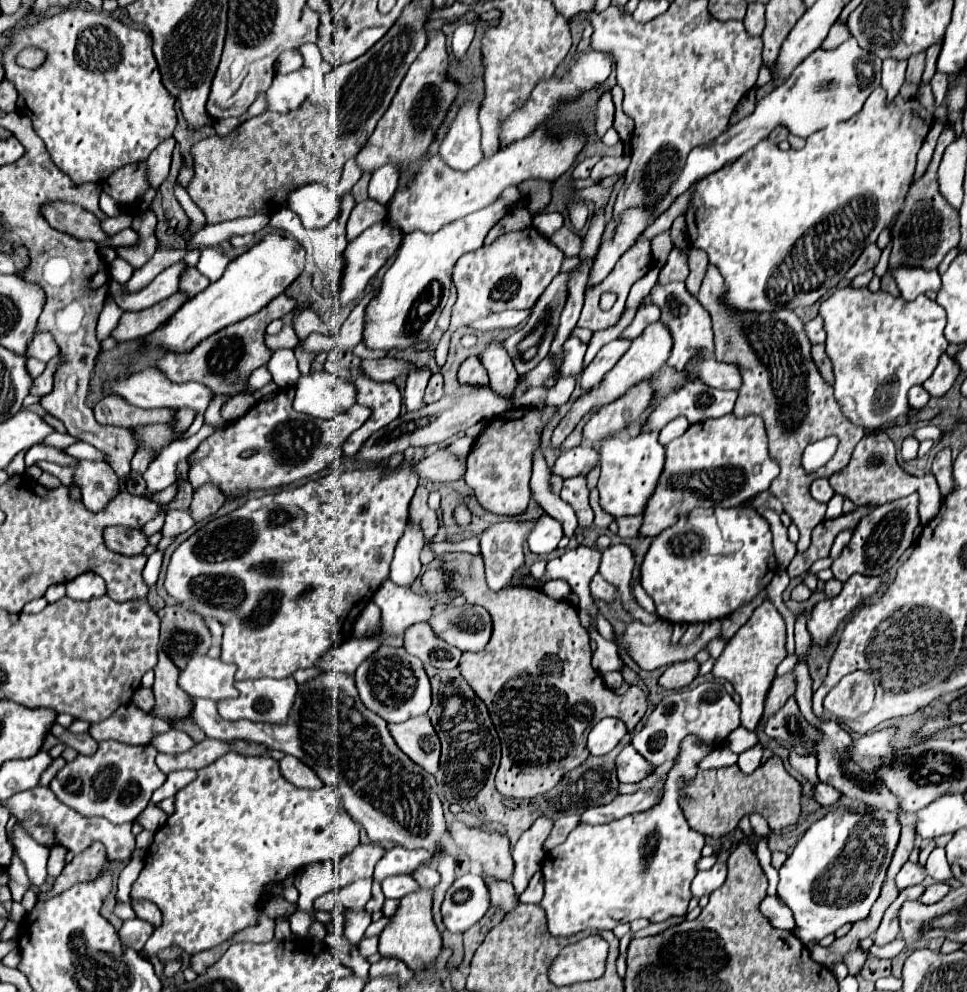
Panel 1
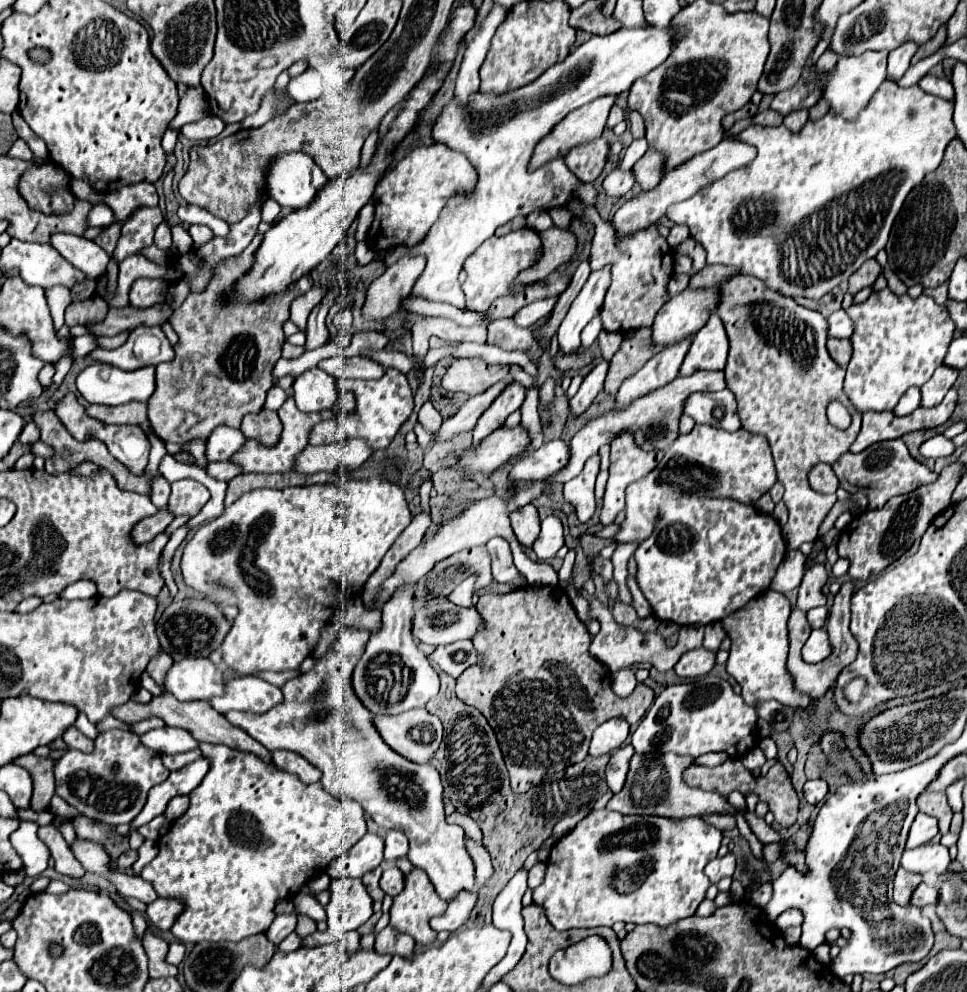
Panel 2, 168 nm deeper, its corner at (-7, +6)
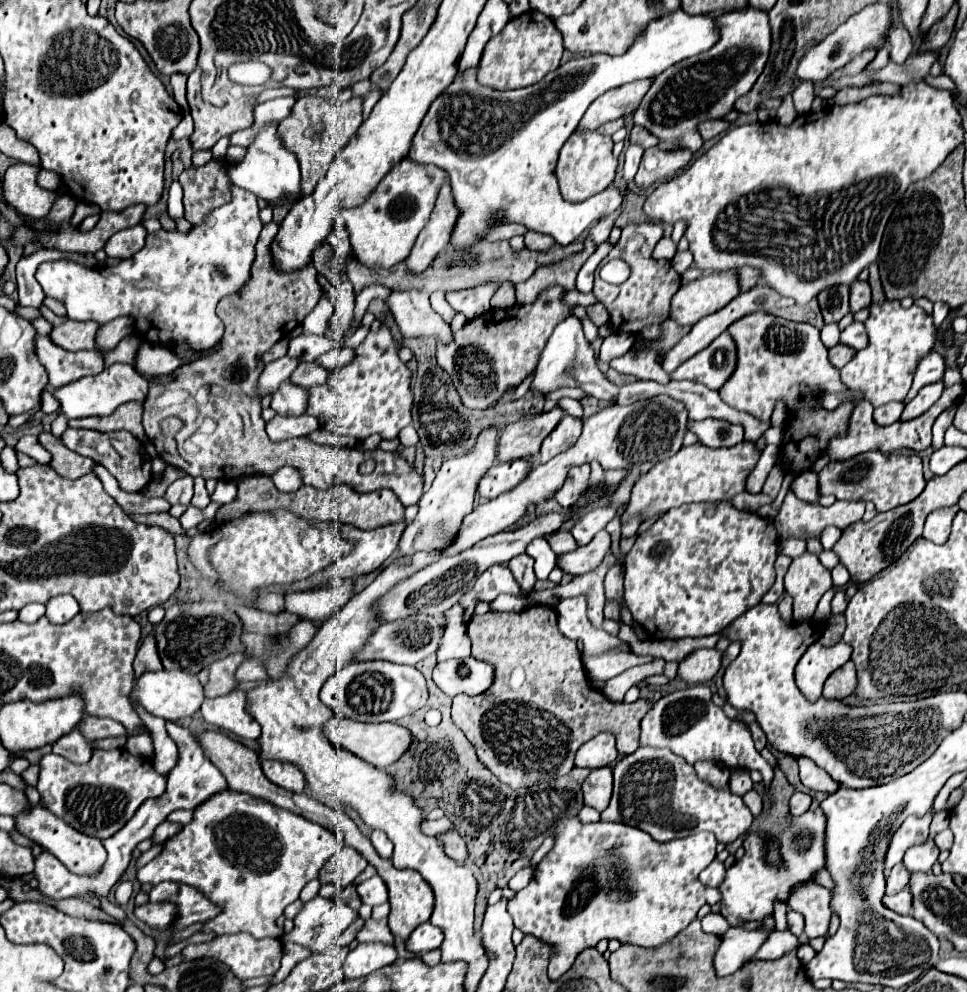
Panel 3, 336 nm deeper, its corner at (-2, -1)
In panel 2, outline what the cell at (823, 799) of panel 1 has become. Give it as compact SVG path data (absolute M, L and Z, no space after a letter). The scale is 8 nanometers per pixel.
M812 779L812 781L806 781L804 785L804 799L812 805L820 803L828 793L828 783L824 779Z

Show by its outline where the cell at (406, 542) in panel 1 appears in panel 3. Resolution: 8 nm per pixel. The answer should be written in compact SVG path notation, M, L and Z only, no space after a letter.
M359 662L335 672L321 688L319 698L337 718L351 718L359 722L395 722L427 702L427 686L423 674L413 666L399 666L391 662Z

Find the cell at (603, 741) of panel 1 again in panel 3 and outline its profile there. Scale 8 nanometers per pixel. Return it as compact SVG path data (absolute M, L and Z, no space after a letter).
M603 732L595 736L593 740L585 742L577 754L575 754L575 766L579 768L601 768L601 766L611 766L617 760L617 748L615 748L615 738L609 732Z

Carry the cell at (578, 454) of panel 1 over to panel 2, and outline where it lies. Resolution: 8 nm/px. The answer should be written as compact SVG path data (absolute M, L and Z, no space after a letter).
M554 439L518 461L510 471L510 479L516 483L542 481L544 477L552 477L552 473L560 473L564 461L568 461L568 443L564 443L562 439Z

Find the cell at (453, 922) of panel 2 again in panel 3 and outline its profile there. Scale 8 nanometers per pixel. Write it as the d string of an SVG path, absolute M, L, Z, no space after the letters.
M425 922L425 924L417 926L417 928L411 932L411 936L409 936L407 942L405 942L405 948L407 948L411 954L419 956L419 954L423 954L423 952L429 952L429 950L439 948L441 942L443 942L443 932L441 932L439 928L435 928L431 922Z

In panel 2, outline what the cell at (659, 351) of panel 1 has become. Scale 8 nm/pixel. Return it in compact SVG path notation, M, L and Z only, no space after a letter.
M684 289L668 303L652 323L652 345L670 347L682 339L692 337L708 321L708 313L716 307L716 289Z

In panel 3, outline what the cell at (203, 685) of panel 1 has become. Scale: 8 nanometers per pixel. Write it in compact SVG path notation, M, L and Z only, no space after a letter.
M159 670L159 672L143 672L143 676L135 678L133 690L129 694L131 704L133 706L141 706L145 708L149 714L159 716L163 720L171 720L171 722L179 722L183 718L193 716L201 702L205 700L203 696L203 686L199 684L195 674L183 672L183 670Z

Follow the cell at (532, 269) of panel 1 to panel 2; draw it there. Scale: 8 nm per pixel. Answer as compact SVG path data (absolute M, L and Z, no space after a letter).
M518 229L510 231L508 235L502 237L490 237L486 239L466 261L464 261L464 271L466 271L466 281L462 283L462 291L466 295L466 307L474 311L486 311L490 309L492 301L496 297L504 295L516 295L522 293L528 285L518 283L518 275L530 267L536 265L536 261L542 257L542 243L540 235L530 229Z

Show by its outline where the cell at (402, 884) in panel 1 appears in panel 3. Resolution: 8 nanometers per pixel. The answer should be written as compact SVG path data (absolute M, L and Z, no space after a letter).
M373 876L365 882L361 882L357 886L357 894L359 894L359 900L369 906L379 906L379 904L387 902L387 886L379 876Z

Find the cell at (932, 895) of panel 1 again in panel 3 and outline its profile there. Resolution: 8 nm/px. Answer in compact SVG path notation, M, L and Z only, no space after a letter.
M905 888L893 896L883 896L883 904L887 908L891 908L893 912L899 912L899 914L909 914L911 912L911 892Z

